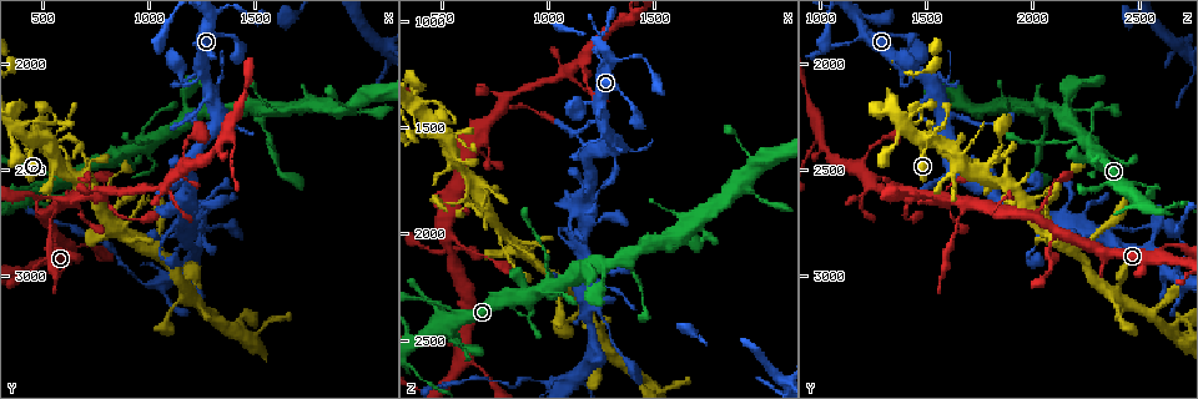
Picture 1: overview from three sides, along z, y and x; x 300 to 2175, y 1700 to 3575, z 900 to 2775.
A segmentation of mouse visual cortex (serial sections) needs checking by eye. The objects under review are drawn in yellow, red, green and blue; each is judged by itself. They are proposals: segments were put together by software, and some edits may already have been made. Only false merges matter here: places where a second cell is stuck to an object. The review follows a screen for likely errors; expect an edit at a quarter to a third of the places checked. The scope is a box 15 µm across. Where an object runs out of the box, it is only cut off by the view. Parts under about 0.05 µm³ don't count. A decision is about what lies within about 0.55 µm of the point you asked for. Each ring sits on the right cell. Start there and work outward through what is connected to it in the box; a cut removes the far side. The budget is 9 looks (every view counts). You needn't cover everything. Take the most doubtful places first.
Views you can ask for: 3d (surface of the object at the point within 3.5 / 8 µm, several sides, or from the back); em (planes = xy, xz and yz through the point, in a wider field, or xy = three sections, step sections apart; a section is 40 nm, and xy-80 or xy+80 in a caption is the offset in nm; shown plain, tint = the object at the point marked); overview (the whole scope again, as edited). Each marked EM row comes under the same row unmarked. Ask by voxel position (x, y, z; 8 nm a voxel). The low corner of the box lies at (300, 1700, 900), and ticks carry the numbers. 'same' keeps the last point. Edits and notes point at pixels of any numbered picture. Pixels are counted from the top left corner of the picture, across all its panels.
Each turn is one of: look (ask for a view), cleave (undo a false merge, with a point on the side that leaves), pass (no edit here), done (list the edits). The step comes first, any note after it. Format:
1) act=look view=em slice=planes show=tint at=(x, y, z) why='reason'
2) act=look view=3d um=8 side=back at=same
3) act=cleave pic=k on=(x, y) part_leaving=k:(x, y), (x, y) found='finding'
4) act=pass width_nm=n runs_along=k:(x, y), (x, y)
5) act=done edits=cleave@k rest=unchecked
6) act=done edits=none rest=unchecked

act=look view=3d um=8 side=back at=(1000, 2350, 2220) why='a narrow waist'

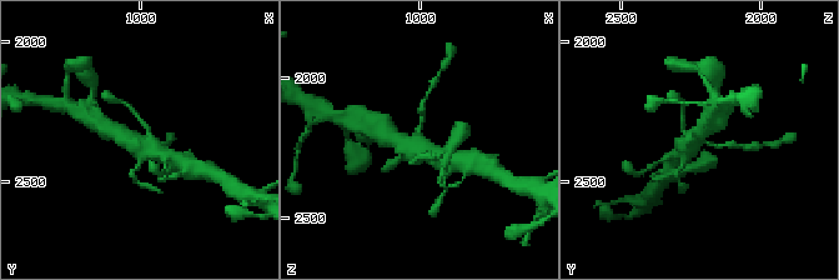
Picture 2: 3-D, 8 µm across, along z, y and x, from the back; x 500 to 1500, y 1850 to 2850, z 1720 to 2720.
act=look view=3d um=3.5 at=(990, 2360, 2220)

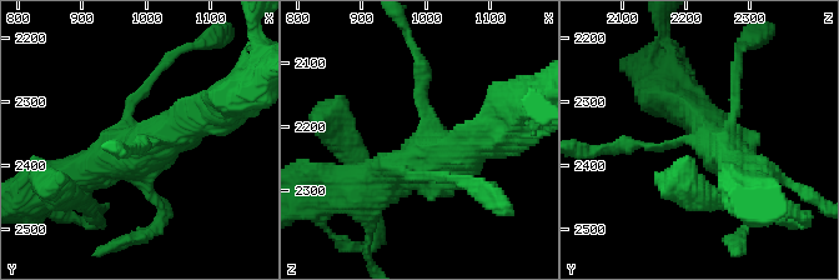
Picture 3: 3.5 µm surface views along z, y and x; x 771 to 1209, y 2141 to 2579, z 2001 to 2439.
act=look view=em slice=planes show=tint at=(1000, 2360, 2225)

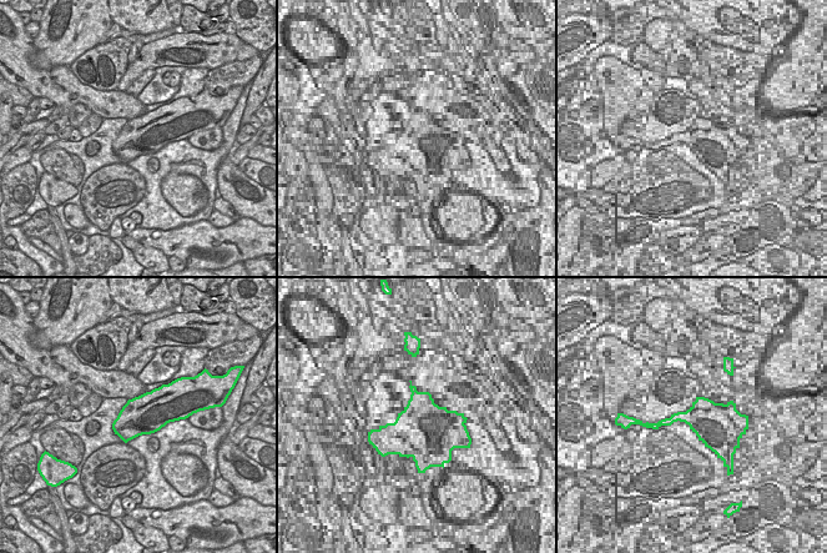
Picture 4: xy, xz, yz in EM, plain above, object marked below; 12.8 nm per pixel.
act=pass runs_along=3:(65, 180), (156, 145), (206, 115) found='all the same cell'

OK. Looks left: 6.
act=look view=3d um=8 at=(1190, 2800, 2340) why='calibre changes'

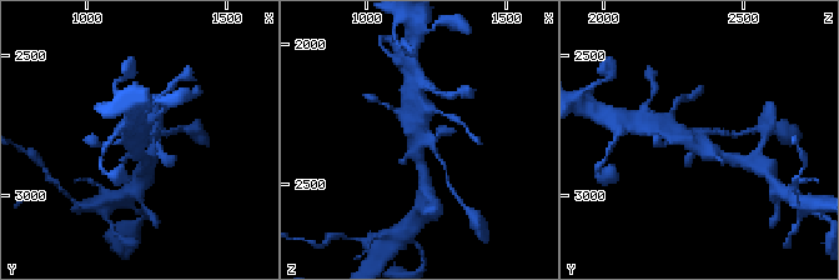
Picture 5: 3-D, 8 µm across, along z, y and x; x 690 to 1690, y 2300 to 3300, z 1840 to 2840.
act=look view=3d um=3.5 side=back at=(1200, 2800, 2340)

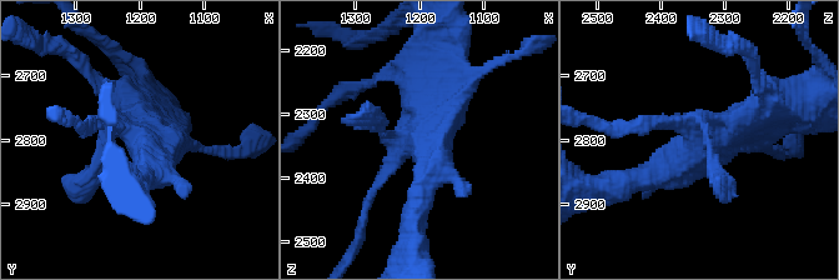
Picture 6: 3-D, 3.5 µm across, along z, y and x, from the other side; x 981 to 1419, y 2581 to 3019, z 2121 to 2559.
act=pass found='all the same cell'

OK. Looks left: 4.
act=look view=3d um=3.5 at=(920, 3000, 2680) why='narrows sharply'

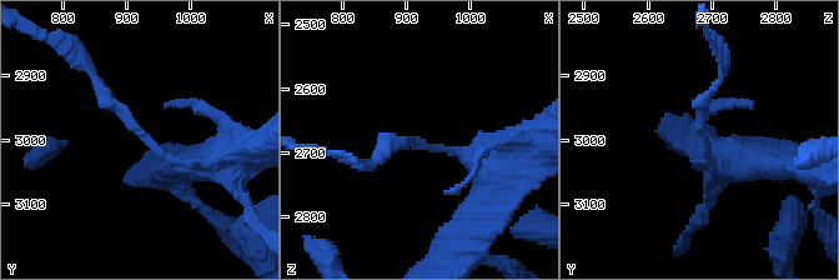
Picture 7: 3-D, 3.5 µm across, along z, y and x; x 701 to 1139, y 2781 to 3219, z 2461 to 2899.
act=look view=em slice=planes show=tint at=(925, 2990, 2685) arm_widths_nm=150,300 why='now the EM'

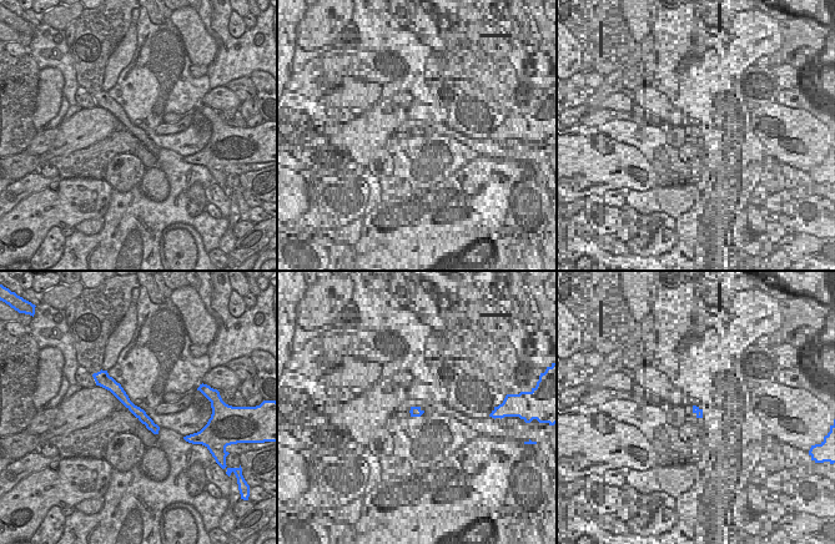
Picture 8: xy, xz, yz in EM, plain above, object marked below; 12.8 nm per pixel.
act=cleave pic=7 on=(135, 128) part_leaving=7:(167, 158), (105, 96), (86, 66) found='a second cell is stuck on'

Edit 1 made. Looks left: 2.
act=done edits=cleave@7 rest=unchecked

